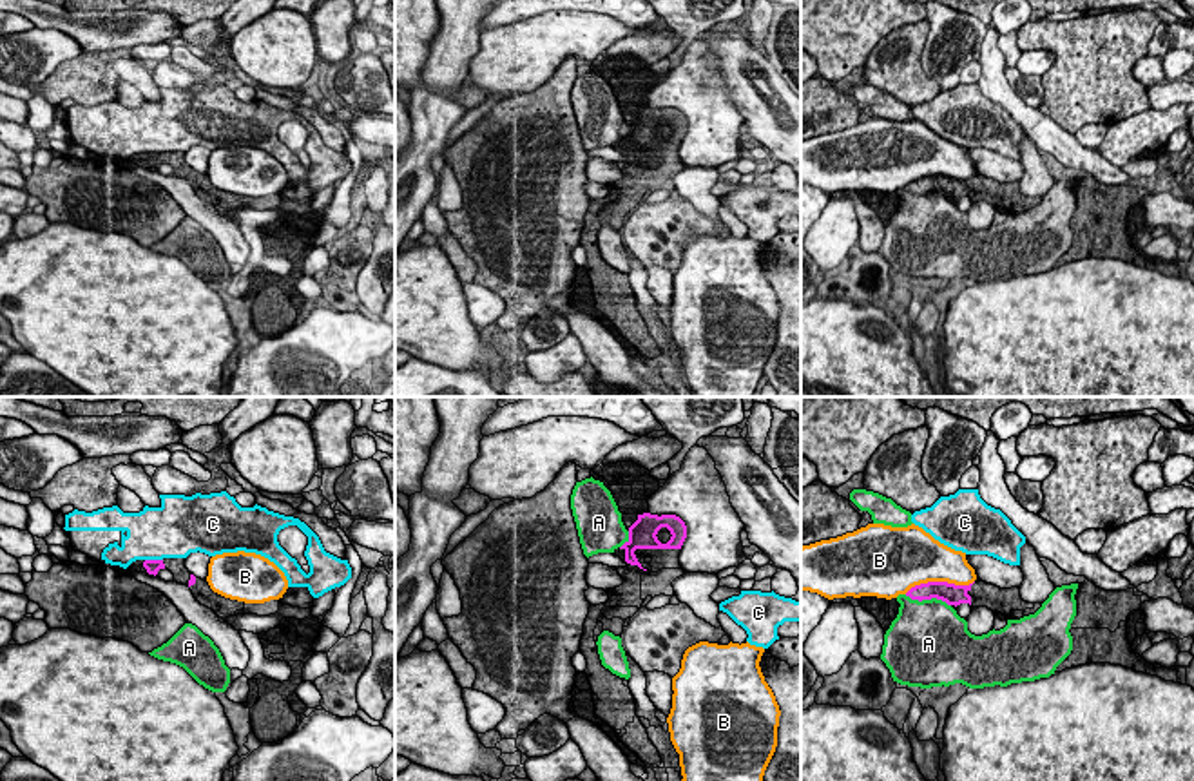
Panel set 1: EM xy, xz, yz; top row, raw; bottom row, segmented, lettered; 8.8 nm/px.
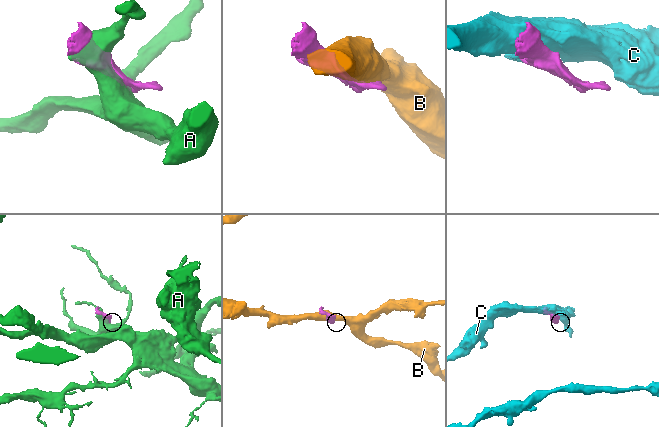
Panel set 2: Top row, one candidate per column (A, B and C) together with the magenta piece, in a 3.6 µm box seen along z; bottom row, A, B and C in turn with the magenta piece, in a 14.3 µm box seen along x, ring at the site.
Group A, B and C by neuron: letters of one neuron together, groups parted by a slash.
A / B / C

